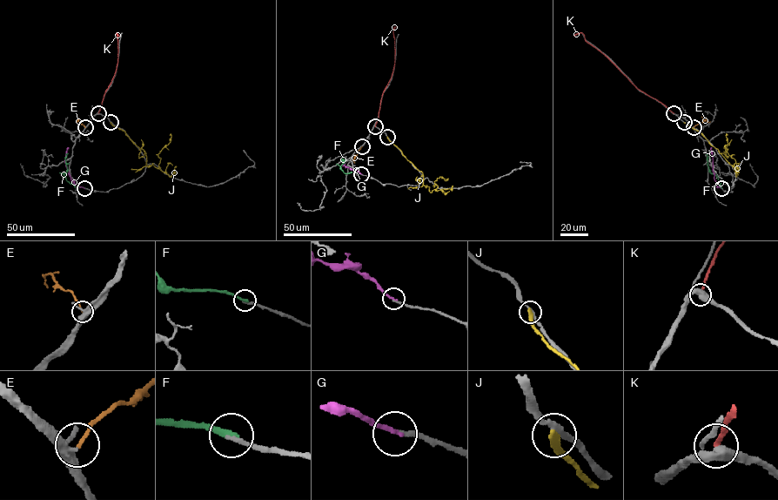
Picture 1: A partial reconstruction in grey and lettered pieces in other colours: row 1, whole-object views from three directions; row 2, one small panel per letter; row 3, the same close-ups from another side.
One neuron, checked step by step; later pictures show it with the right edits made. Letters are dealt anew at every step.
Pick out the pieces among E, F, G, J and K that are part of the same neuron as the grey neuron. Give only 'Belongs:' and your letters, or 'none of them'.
Belongs: E, G

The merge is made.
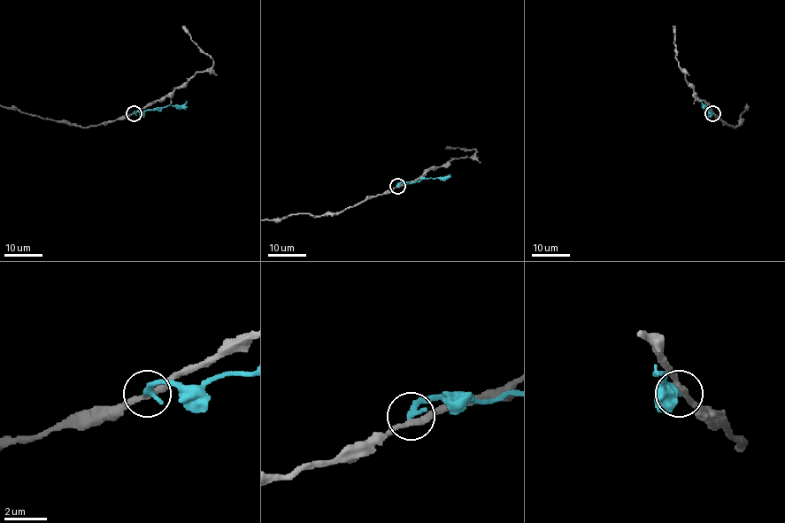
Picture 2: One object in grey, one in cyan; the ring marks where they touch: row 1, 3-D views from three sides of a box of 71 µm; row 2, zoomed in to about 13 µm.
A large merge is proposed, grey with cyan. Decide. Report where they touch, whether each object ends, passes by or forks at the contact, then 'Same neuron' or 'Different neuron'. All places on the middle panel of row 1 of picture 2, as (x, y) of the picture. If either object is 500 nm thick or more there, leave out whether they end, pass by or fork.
Place: (397, 186). At the ring grey passes by. At the ring cyan ends. Different neuron

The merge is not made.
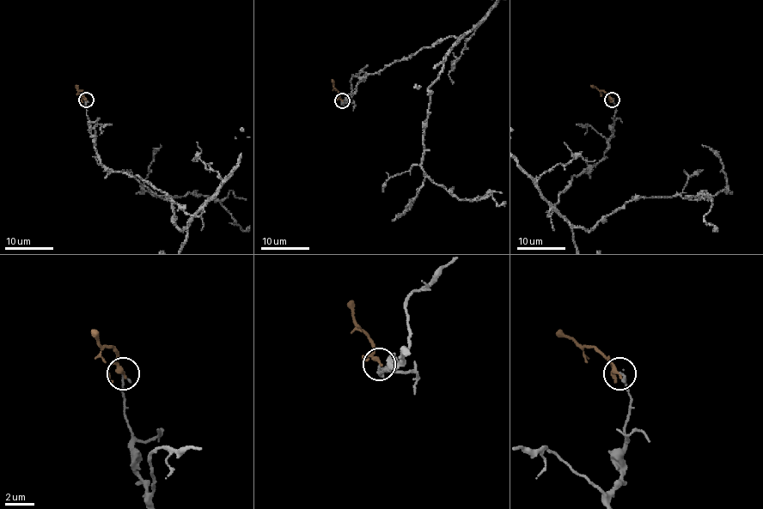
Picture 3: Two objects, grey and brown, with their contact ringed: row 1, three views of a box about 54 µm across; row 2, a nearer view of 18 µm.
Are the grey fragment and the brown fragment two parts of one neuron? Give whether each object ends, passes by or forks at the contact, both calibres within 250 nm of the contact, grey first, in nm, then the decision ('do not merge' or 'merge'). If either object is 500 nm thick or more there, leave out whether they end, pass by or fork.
grey ends; brown ends; calibres 170 and 300 nm; do not merge

